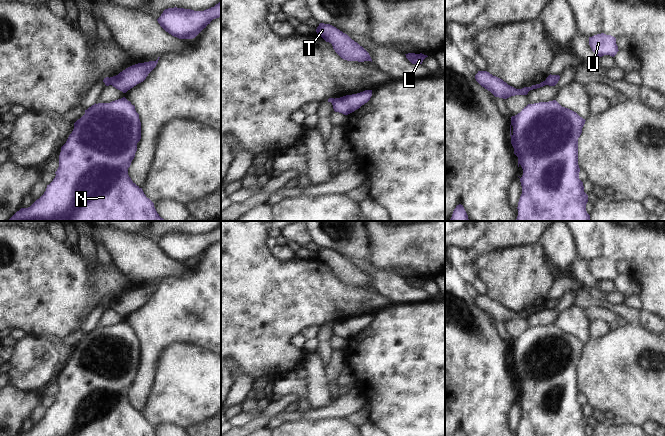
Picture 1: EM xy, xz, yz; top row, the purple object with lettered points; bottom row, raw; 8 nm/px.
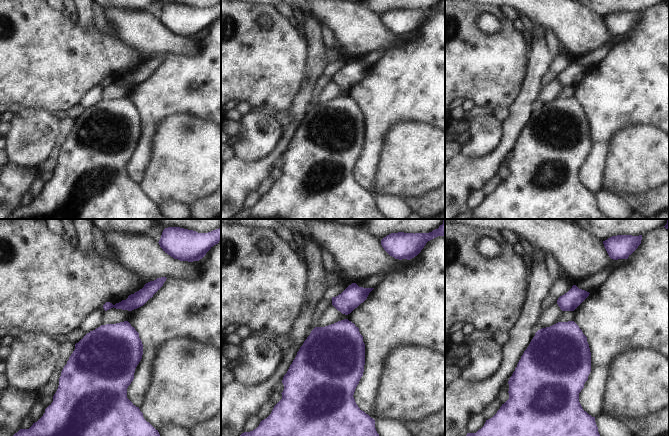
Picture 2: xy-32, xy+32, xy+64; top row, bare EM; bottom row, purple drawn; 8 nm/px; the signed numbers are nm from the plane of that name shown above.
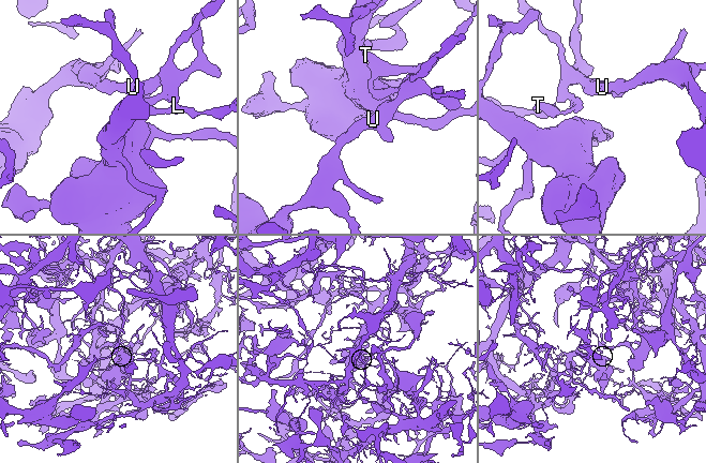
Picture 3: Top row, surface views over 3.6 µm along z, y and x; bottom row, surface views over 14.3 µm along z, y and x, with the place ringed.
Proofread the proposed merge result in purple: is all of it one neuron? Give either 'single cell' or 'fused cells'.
fused cells

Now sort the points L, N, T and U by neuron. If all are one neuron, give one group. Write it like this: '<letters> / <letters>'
L T / N U

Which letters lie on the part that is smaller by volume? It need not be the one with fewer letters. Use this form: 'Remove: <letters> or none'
Remove: L, T

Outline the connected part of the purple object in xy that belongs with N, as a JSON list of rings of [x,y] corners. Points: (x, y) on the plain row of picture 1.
[[[125,321],[110,327],[94,328],[74,347],[74,353],[61,371],[59,391],[44,418],[30,431],[17,436],[157,436],[154,427],[146,421],[128,399],[141,363],[141,346],[135,330]]]

